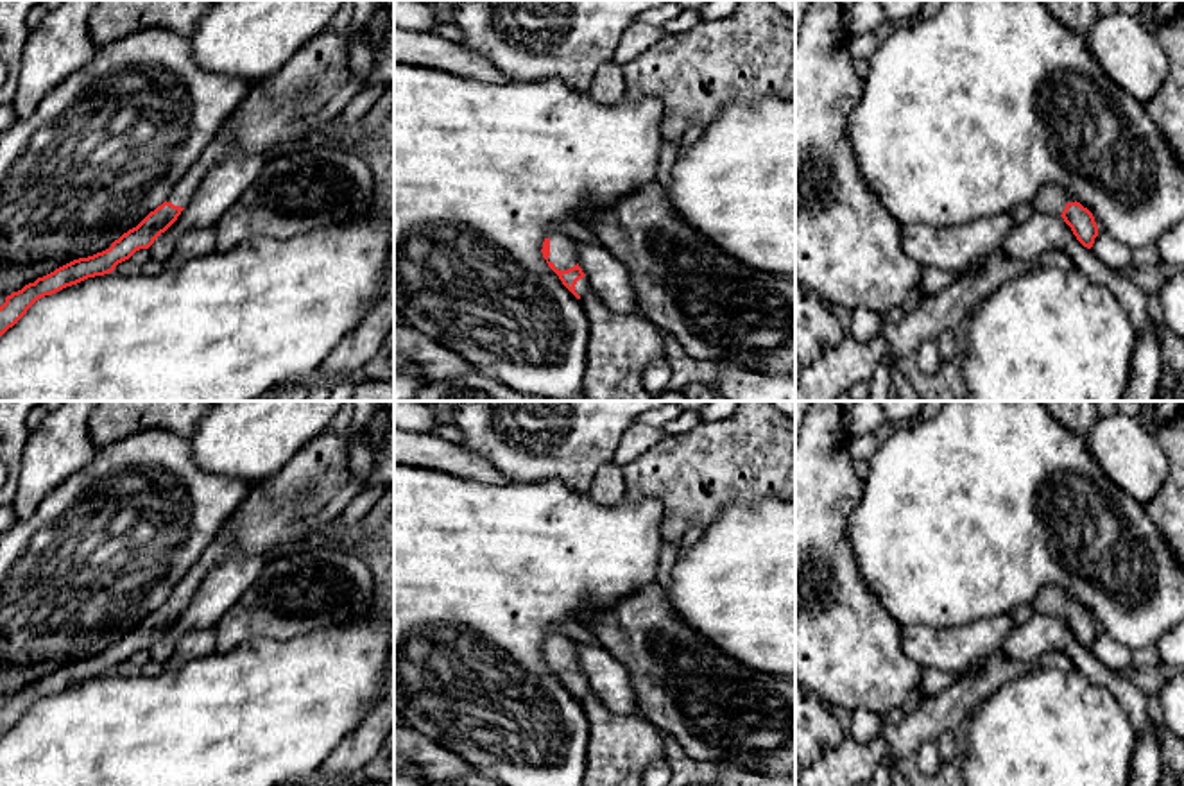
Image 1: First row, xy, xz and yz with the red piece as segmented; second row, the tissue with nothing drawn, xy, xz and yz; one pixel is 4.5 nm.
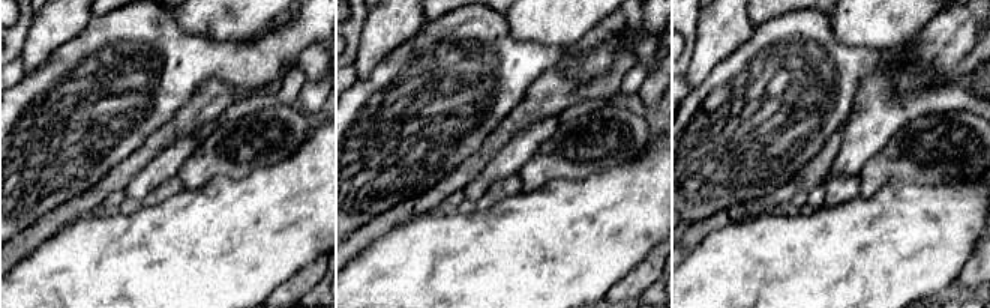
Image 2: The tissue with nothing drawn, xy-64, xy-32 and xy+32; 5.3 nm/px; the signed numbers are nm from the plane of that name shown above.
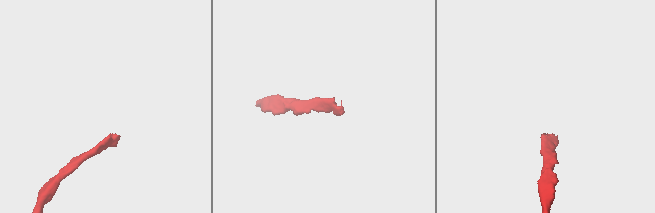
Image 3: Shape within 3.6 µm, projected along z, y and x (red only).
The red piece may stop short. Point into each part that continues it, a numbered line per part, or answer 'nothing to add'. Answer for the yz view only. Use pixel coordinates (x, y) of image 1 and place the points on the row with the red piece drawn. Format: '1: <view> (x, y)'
1: yz (1052, 199)

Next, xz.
1: xz (563, 255)

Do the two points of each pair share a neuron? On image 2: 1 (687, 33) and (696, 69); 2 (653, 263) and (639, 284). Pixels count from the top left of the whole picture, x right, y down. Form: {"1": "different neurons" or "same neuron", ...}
{"1": "different neurons", "2": "same neuron"}

